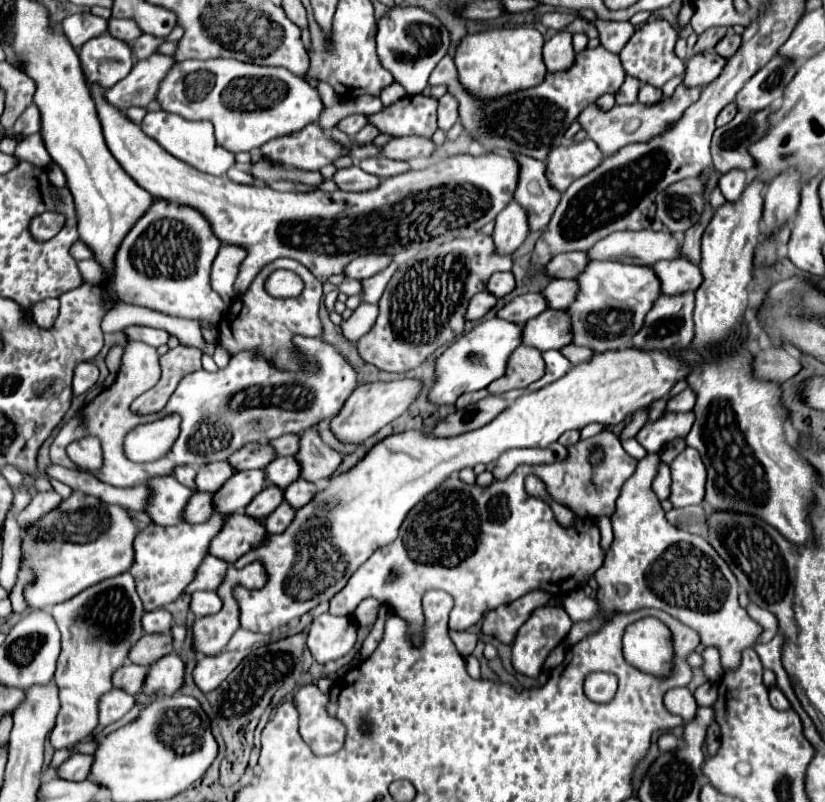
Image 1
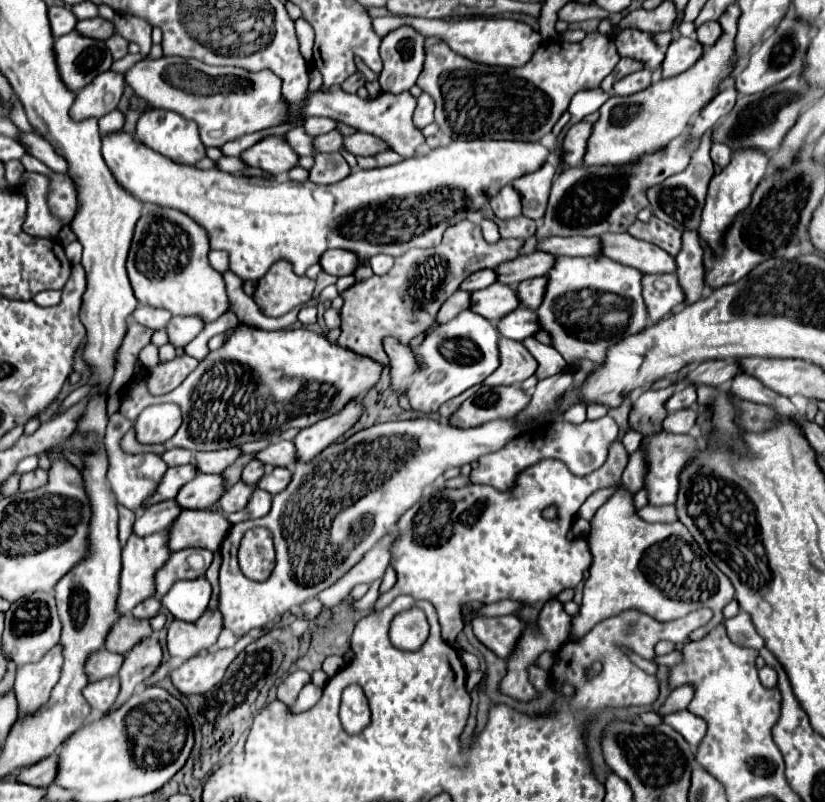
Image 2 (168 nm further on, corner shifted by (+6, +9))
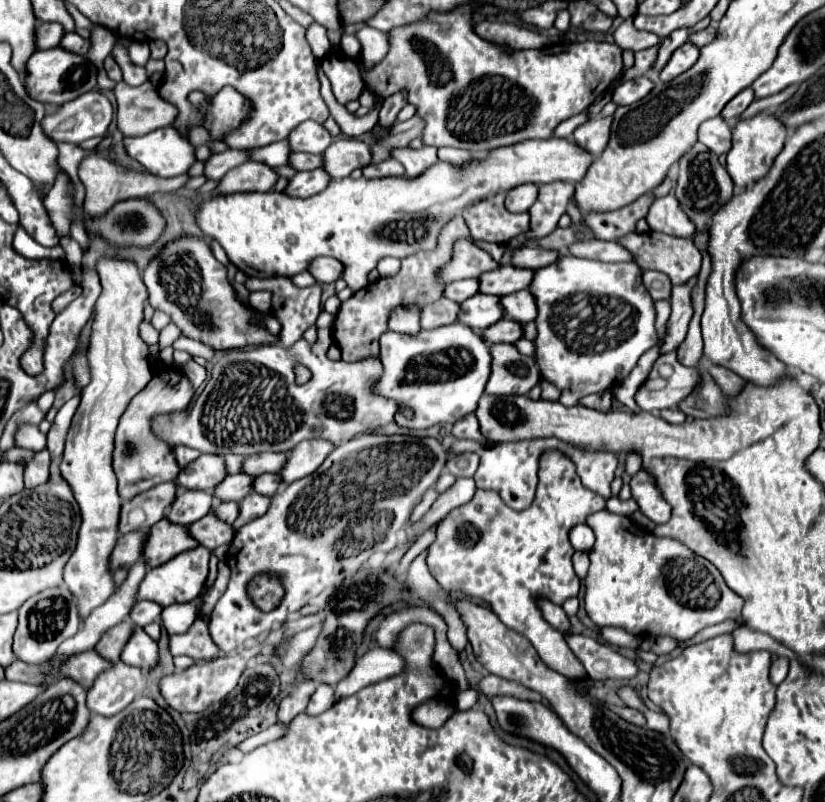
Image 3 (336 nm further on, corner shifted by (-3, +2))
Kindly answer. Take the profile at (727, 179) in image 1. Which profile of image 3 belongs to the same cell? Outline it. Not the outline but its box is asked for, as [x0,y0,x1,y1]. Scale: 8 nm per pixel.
[698,117,732,153]

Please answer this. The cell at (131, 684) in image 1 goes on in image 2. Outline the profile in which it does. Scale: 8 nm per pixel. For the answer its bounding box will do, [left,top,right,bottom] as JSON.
[85,650,123,682]

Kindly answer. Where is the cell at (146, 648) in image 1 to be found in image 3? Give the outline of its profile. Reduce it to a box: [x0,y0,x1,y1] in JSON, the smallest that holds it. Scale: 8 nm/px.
[94,619,134,663]

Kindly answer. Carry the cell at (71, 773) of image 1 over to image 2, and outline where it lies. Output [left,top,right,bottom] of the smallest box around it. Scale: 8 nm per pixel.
[17,754,59,786]

